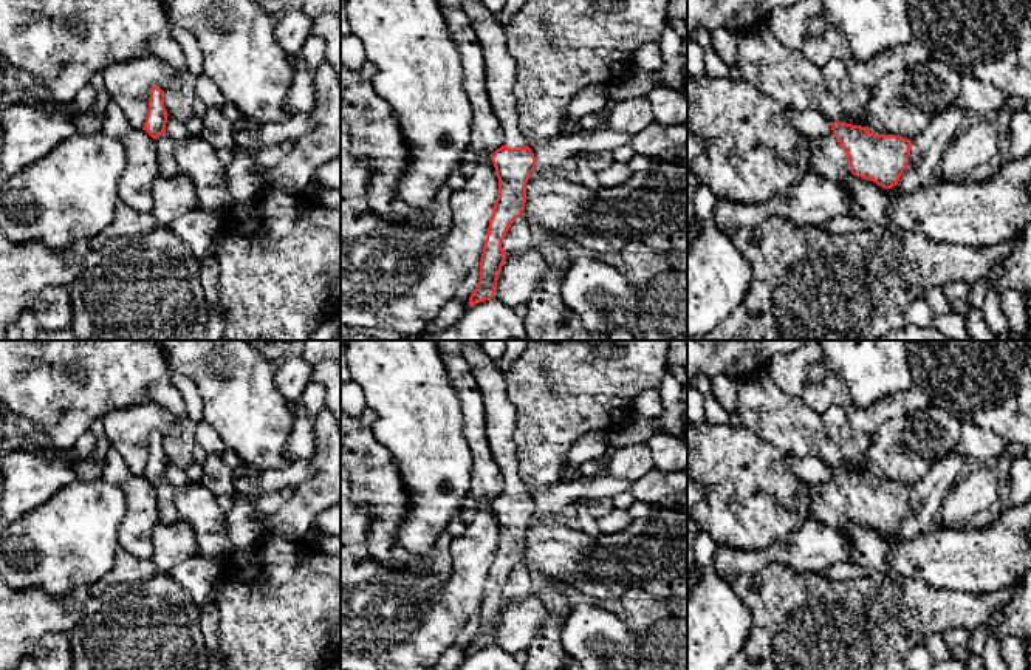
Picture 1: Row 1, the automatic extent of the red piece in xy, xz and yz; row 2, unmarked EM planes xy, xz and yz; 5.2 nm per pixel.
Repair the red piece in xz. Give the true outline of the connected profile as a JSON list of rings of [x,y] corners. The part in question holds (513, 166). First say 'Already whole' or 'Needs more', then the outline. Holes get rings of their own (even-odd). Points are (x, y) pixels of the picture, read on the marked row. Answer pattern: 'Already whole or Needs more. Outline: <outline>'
Needs more. Outline: [[[481,0],[461,3],[483,48],[488,97],[505,133],[505,144],[491,155],[498,178],[498,197],[480,258],[480,280],[469,297],[469,305],[475,305],[495,297],[497,280],[506,260],[502,241],[514,220],[523,215],[526,183],[537,162],[520,132],[514,96],[516,62],[508,53],[503,26]]]

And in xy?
Needs more. Outline: [[[152,87],[142,130],[155,139],[159,175],[172,178],[180,173],[180,167],[173,153],[175,139],[166,133],[167,116],[164,91]]]

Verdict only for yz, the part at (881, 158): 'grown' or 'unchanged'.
grown

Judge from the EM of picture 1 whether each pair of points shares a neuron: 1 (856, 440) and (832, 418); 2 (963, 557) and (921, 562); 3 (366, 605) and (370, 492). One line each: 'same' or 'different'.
1: same
2: same
3: different

